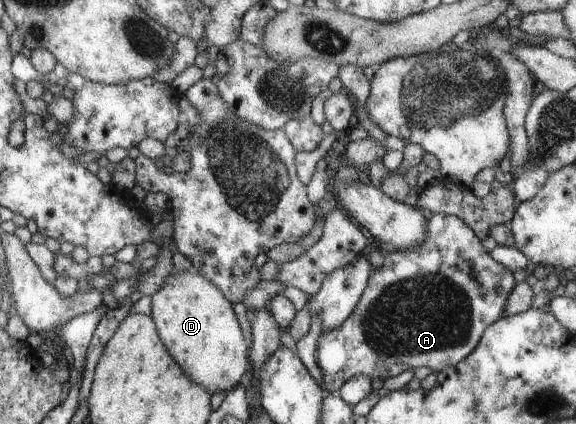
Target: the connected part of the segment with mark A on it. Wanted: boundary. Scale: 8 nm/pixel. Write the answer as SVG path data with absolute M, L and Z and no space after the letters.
M433 214L430 222L427 223L427 237L425 237L425 241L421 245L409 247L405 251L403 249L399 249L399 251L389 249L389 253L385 255L383 265L371 272L365 291L363 291L353 311L343 321L343 325L339 329L325 329L319 335L315 357L324 381L322 390L326 391L327 394L335 394L355 375L366 375L371 379L379 377L379 379L386 380L389 377L395 377L399 373L407 371L407 369L417 369L417 367L423 367L424 365L429 367L431 371L434 371L434 375L441 370L447 369L447 367L457 365L457 363L467 358L467 355L470 355L475 350L475 347L478 347L482 335L486 333L487 327L490 327L491 323L497 322L499 318L504 316L507 299L510 299L511 291L514 291L516 285L512 271L509 271L507 267L503 267L503 264L497 263L493 256L485 251L479 236L465 220L451 214Z

